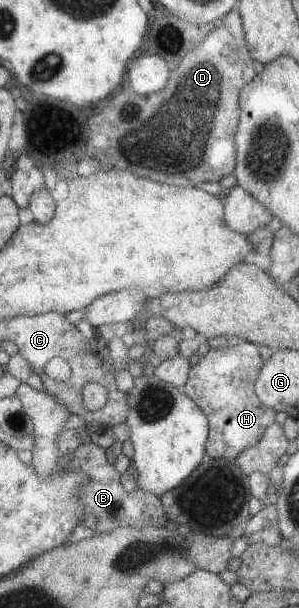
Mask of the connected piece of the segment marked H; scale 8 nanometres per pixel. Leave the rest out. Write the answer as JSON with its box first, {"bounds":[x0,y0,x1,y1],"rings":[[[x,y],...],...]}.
{"bounds":[182,341,277,461],"rings":[[[242,341],[232,347],[210,349],[191,367],[188,381],[182,390],[208,416],[208,459],[226,458],[234,461],[243,451],[260,443],[266,430],[276,423],[277,411],[266,405],[255,390],[255,383],[264,364],[265,361],[258,353],[258,344]]]}

